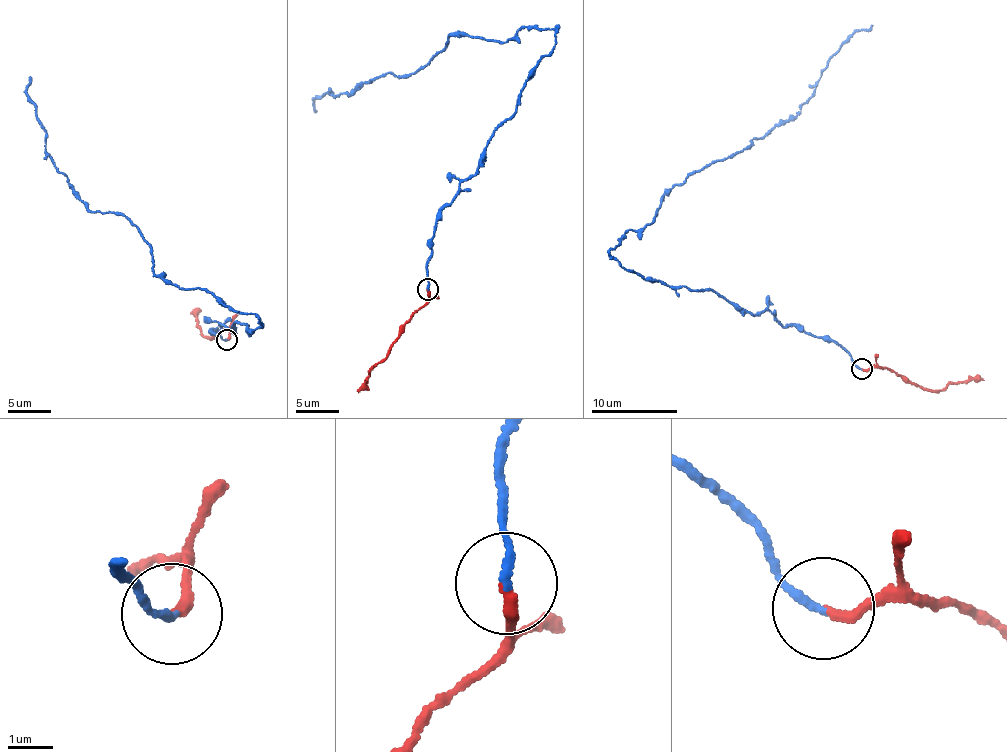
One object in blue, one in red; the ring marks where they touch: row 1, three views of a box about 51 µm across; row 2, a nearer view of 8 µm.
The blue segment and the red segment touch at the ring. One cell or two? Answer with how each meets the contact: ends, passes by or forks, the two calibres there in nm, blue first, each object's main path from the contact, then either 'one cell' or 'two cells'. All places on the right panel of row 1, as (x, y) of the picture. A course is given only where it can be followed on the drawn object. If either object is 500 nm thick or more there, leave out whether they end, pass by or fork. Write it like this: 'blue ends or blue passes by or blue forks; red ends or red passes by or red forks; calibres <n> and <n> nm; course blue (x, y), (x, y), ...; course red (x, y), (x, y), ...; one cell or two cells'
blue ends; red ends; calibres 180 and 220 nm; course blue (862, 369), (768, 311), (650, 280), (609, 251), (651, 223), (667, 192), (790, 121), (826, 61), (871, 26); course red (862, 369), (879, 366), (919, 386), (941, 390), (958, 382), (984, 380); one cell

